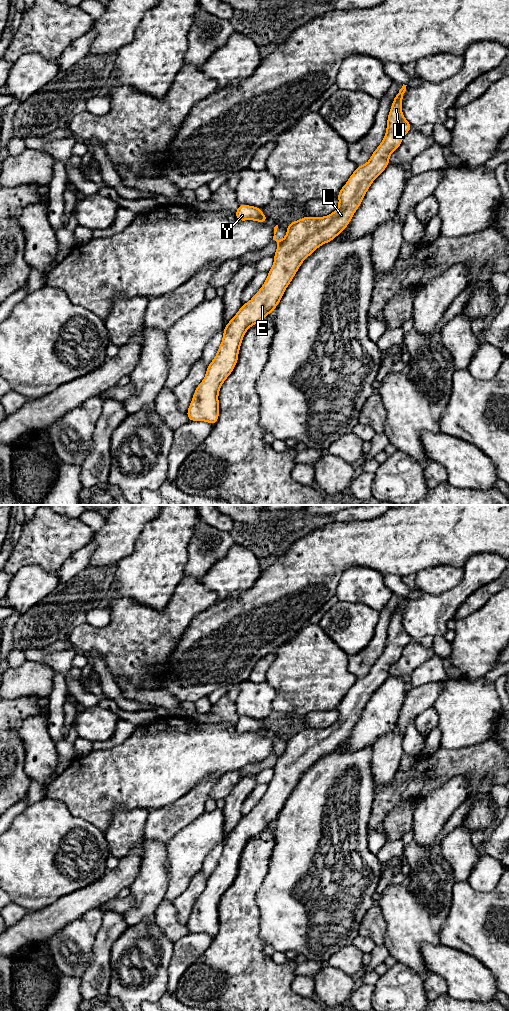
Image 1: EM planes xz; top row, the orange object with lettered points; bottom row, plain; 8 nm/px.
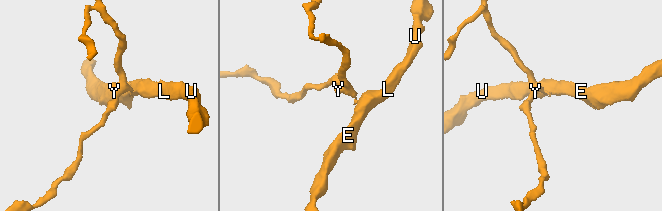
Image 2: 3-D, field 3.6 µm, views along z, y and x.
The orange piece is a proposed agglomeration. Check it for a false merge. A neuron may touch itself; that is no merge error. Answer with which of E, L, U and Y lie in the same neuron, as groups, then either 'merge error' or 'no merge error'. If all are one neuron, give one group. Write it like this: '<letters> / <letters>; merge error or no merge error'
E L U / Y; merge error

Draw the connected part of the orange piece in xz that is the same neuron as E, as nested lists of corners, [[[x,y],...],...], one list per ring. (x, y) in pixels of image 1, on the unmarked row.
[[[403,596],[393,611],[384,651],[372,665],[370,672],[358,678],[339,703],[336,723],[325,729],[306,728],[289,735],[286,748],[274,766],[274,775],[266,793],[224,839],[217,866],[208,877],[203,893],[195,901],[187,922],[189,933],[206,933],[212,938],[217,934],[220,899],[237,876],[246,843],[277,819],[302,774],[348,738],[371,695],[389,677],[391,665],[399,660],[403,649],[412,639],[402,625],[406,598]]]

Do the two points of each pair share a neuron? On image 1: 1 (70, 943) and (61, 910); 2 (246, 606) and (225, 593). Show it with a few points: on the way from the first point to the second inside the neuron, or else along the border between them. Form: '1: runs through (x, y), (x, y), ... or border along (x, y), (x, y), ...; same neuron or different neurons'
1: border along (85, 913), (62, 926), (47, 941); different neurons
2: border along (251, 585), (227, 599), (218, 600); different neurons

